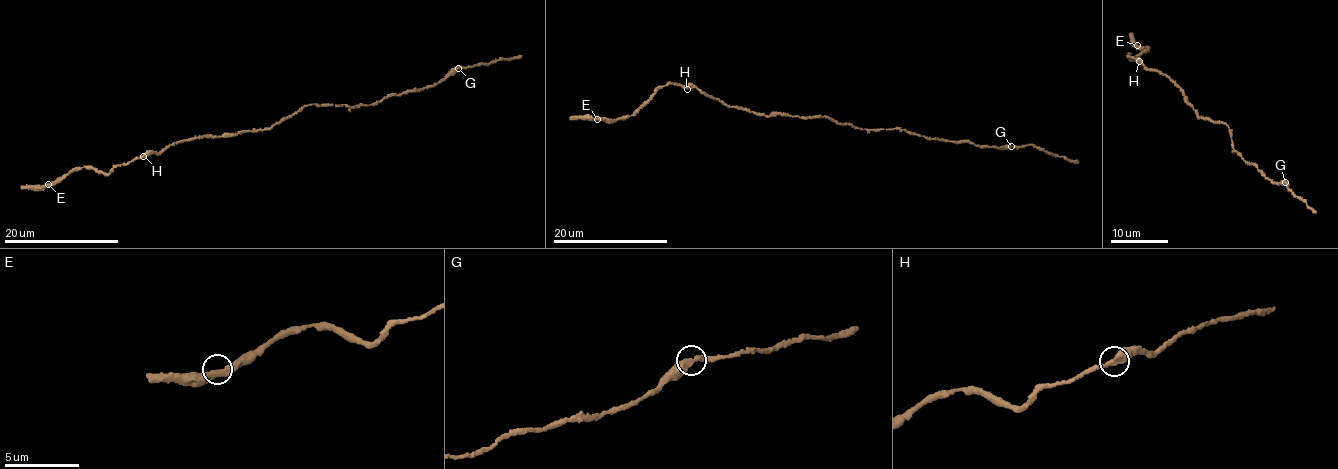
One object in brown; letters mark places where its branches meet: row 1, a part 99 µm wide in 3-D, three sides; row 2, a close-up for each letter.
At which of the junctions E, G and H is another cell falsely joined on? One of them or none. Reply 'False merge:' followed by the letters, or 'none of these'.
False merge: none of these

